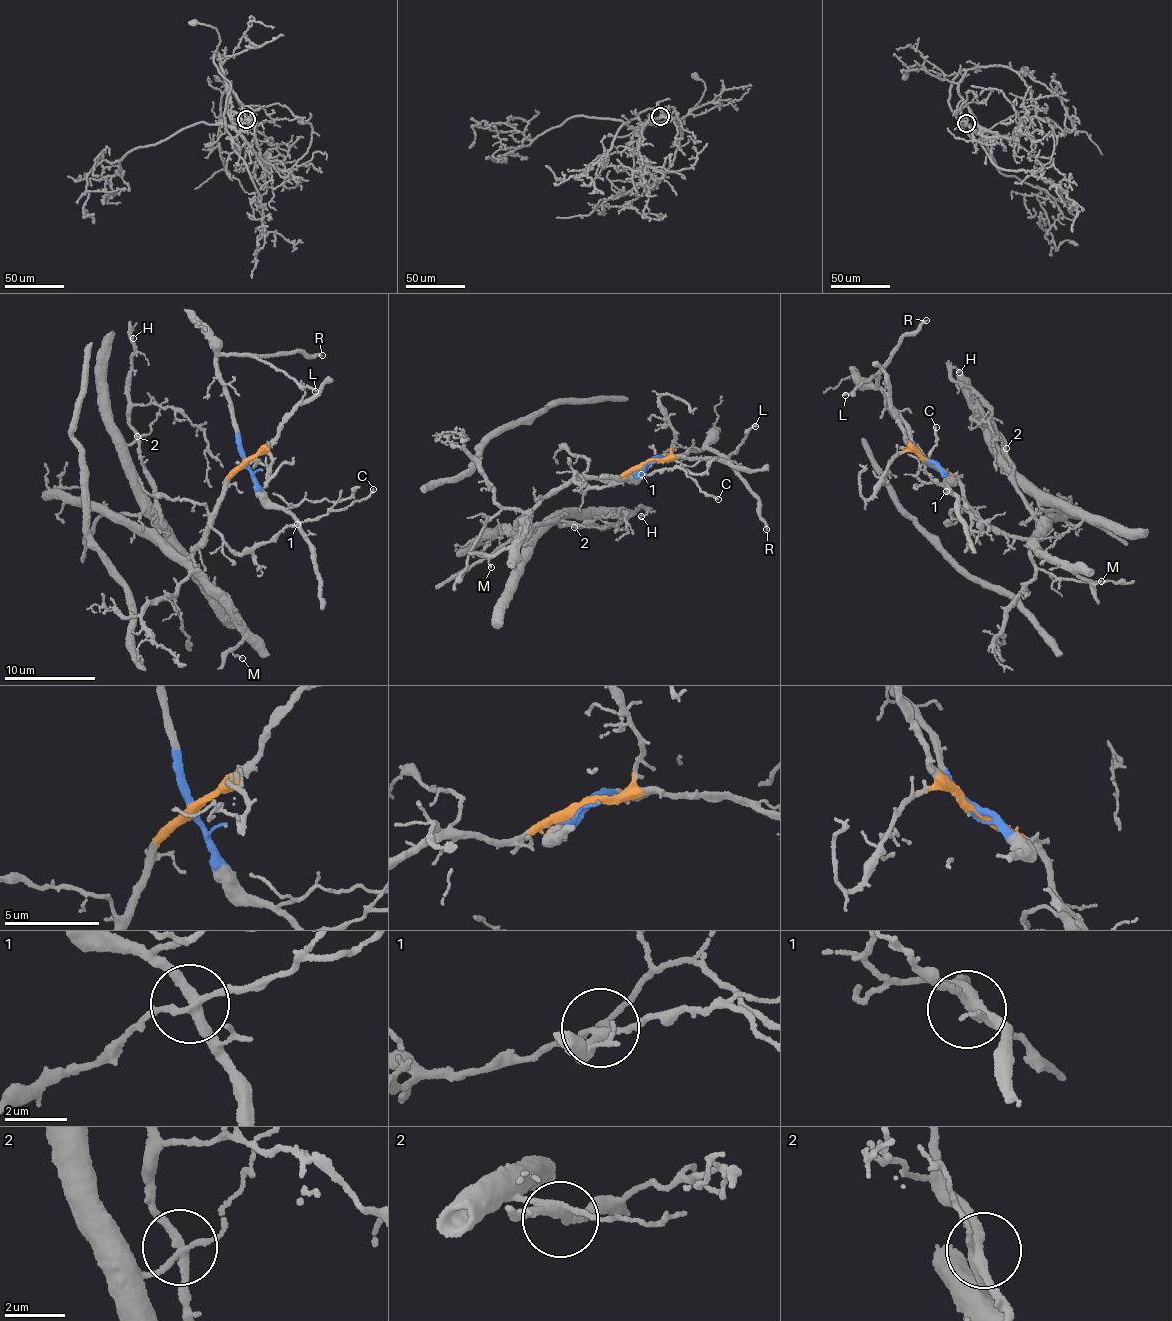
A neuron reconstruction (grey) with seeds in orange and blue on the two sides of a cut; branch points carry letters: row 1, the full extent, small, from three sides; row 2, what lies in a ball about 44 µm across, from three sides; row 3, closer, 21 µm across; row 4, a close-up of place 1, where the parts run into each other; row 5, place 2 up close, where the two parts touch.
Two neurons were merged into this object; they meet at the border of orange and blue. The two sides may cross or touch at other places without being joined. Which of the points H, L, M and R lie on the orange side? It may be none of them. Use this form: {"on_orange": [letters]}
{"on_orange": ["H", "M"]}

